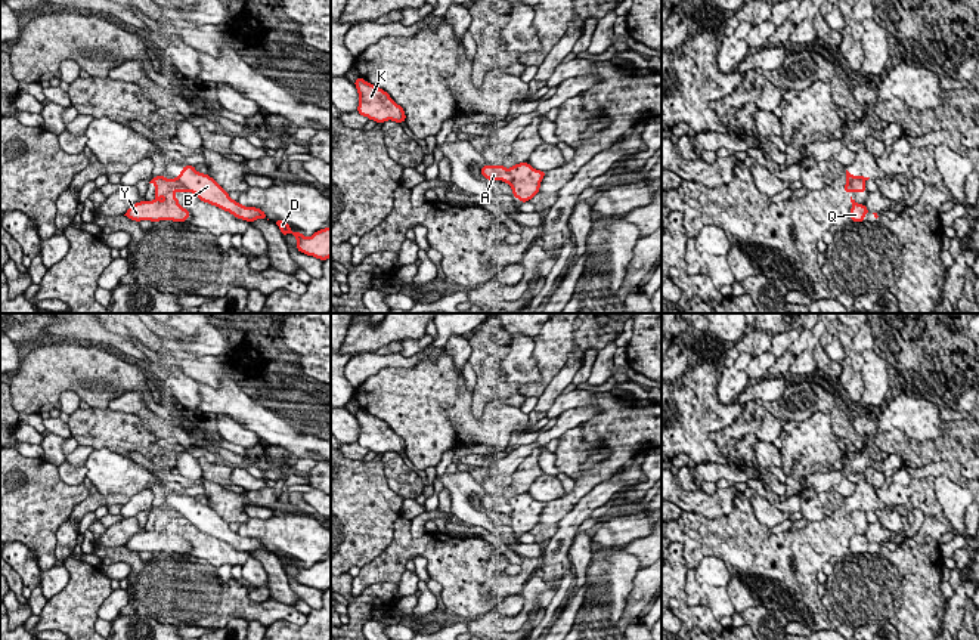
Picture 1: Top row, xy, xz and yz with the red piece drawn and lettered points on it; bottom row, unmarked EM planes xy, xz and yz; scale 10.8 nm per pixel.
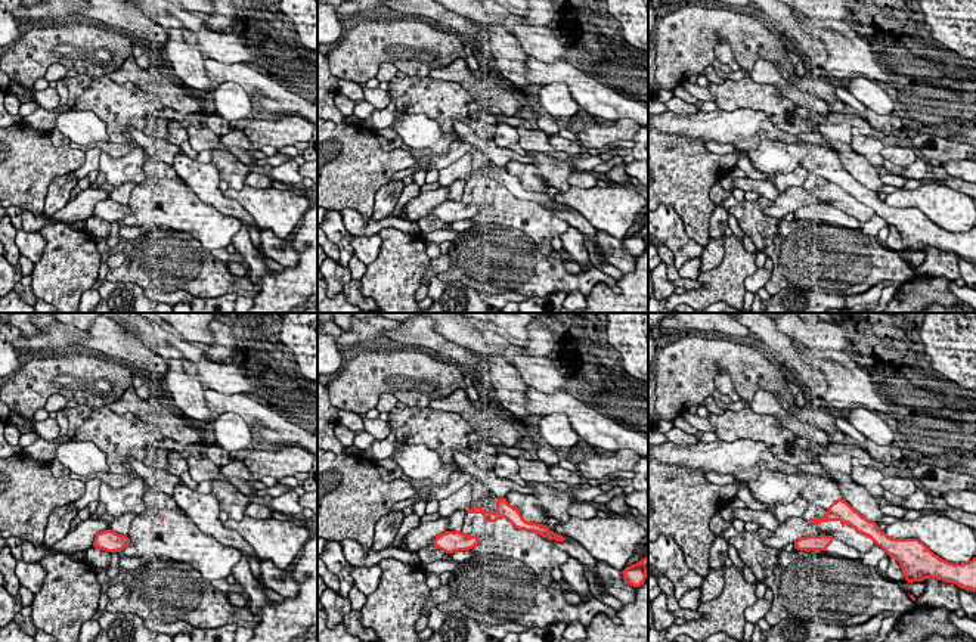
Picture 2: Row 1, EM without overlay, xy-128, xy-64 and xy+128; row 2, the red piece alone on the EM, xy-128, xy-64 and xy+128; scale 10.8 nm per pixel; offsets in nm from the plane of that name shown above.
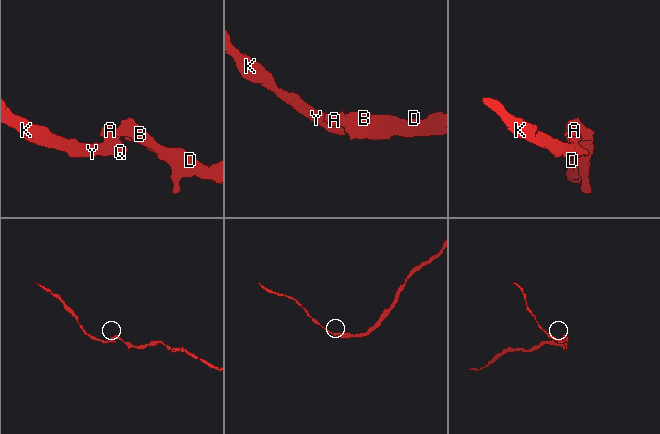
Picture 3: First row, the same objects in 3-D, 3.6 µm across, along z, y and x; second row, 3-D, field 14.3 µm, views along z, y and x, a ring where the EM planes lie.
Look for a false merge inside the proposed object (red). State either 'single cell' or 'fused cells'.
fused cells

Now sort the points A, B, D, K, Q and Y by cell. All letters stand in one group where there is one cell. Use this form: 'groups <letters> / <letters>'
groups A K Q Y / B D

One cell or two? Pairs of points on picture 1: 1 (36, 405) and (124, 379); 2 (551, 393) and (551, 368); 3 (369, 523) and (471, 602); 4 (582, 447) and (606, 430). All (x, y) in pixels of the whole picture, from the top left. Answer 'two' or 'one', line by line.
1: one
2: two
3: two
4: one

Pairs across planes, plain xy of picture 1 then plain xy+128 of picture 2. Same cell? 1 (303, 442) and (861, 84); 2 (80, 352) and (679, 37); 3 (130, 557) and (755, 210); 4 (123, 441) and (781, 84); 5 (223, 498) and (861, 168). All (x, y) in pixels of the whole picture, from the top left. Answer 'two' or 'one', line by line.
1: two
2: one
3: one
4: two
5: one

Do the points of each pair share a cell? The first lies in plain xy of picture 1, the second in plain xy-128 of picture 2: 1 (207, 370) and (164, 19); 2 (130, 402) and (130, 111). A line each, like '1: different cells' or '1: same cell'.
1: different cells
2: different cells

